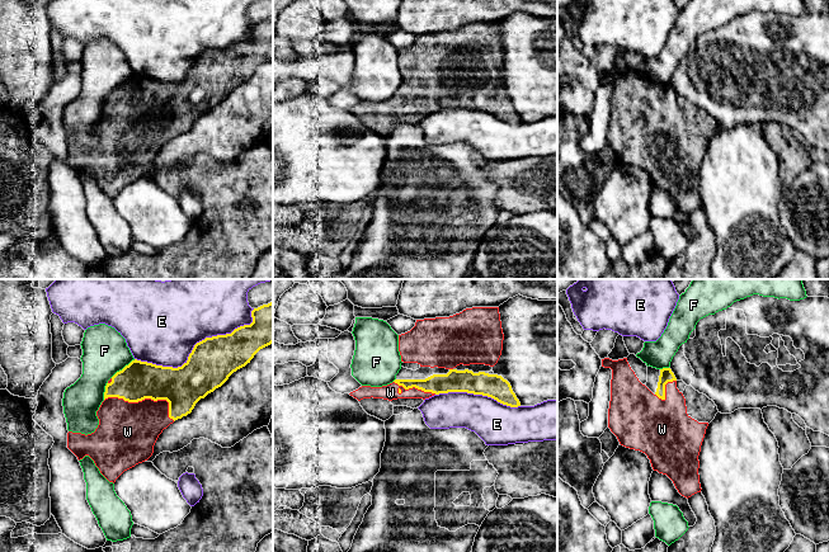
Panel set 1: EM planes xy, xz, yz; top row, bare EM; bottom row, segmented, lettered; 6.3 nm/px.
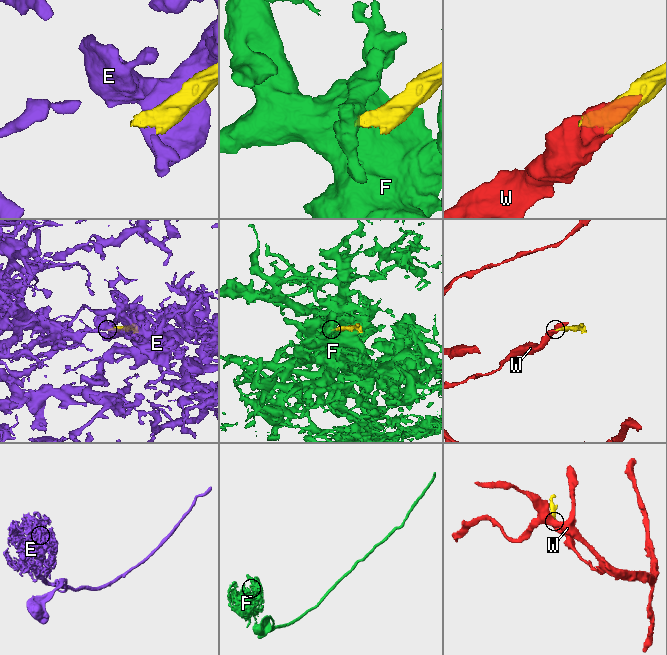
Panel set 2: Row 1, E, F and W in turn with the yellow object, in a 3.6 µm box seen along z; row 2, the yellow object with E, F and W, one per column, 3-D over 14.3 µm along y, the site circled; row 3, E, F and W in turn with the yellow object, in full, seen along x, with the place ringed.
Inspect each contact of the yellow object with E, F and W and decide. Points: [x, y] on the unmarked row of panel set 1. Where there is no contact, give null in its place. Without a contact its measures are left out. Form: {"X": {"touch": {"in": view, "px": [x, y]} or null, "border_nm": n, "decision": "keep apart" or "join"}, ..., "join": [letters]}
{"E": {"touch": {"in": "xy", "px": [196, 60]}, "border_nm": 800, "decision": "keep apart"}, "F": {"touch": {"in": "xy", "px": [123, 84]}, "border_nm": 200, "decision": "keep apart"}, "W": {"touch": {"in": "xy", "px": [146, 113]}, "border_nm": 460, "decision": "join"}, "join": ["W"]}

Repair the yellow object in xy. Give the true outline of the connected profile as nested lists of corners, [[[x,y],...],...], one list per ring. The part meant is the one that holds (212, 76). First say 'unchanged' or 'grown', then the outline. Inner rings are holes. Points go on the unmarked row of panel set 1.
grown | [[[273,18],[254,24],[251,33],[250,41],[240,42],[231,49],[197,58],[182,82],[132,76],[108,96],[104,117],[96,127],[99,141],[95,147],[88,151],[69,147],[67,164],[79,176],[89,171],[100,189],[113,199],[124,187],[147,176],[164,145],[190,129],[201,114],[221,103],[234,88],[250,79],[260,65],[273,58]]]

